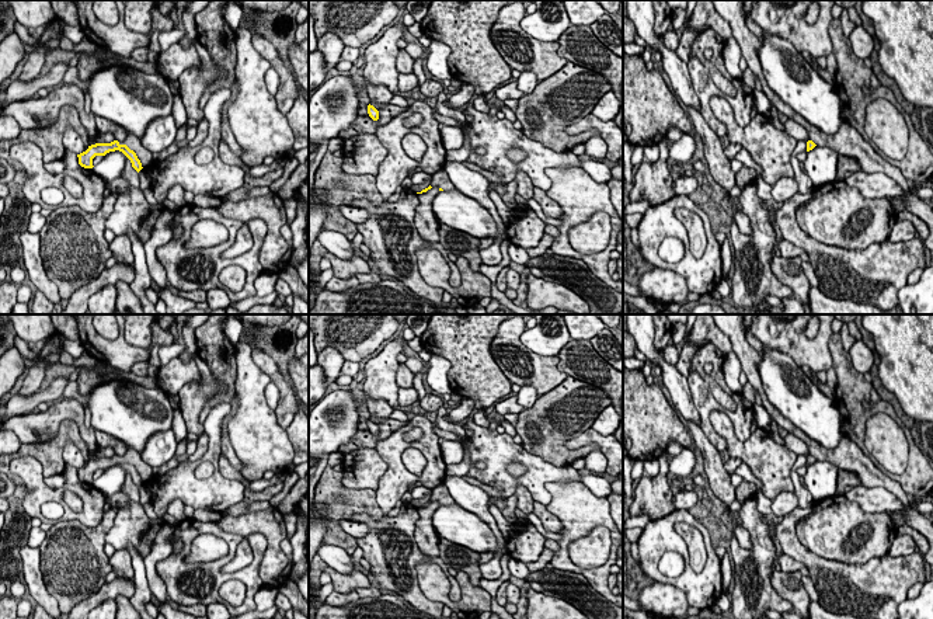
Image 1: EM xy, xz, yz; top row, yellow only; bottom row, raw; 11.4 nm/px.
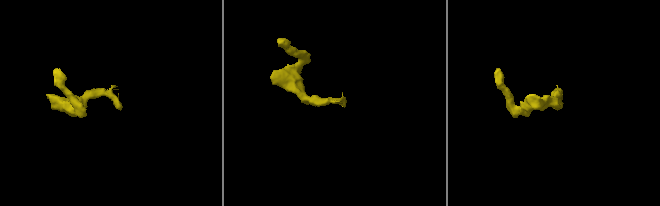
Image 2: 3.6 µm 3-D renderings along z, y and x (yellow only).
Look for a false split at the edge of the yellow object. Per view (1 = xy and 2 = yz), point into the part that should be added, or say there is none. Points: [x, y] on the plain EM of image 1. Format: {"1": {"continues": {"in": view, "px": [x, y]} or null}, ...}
{"1": {"continues": {"in": "xy", "px": [132, 456]}}, "2": {"continues": null}}

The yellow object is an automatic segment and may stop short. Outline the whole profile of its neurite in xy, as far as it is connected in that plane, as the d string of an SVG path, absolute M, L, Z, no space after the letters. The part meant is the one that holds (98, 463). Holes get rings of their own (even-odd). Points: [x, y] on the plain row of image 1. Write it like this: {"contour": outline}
{"contour": "M128 448L123 456L114 455L111 458L95 458L80 469L79 479L84 483L93 483L93 473L95 470L105 470L109 466L122 466L132 477L132 481L139 487L142 483L149 481L153 477L153 467L142 460L140 453L133 448Z"}

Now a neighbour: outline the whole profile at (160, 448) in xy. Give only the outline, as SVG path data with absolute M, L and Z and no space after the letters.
M171 430L153 434L140 456L150 467L159 467L175 456L177 439Z

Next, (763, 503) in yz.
M758 490L755 495L758 502L758 511L765 517L770 517L773 514L772 500L767 498L760 490Z

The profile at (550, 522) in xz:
M535 501L533 514L542 521L543 528L547 532L560 532L563 529L561 521L556 515L550 514L546 505Z

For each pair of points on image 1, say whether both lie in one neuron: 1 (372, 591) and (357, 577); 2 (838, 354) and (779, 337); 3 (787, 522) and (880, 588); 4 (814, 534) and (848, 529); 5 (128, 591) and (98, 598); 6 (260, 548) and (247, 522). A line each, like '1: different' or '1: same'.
1: different
2: different
3: same
4: same
5: same
6: different

